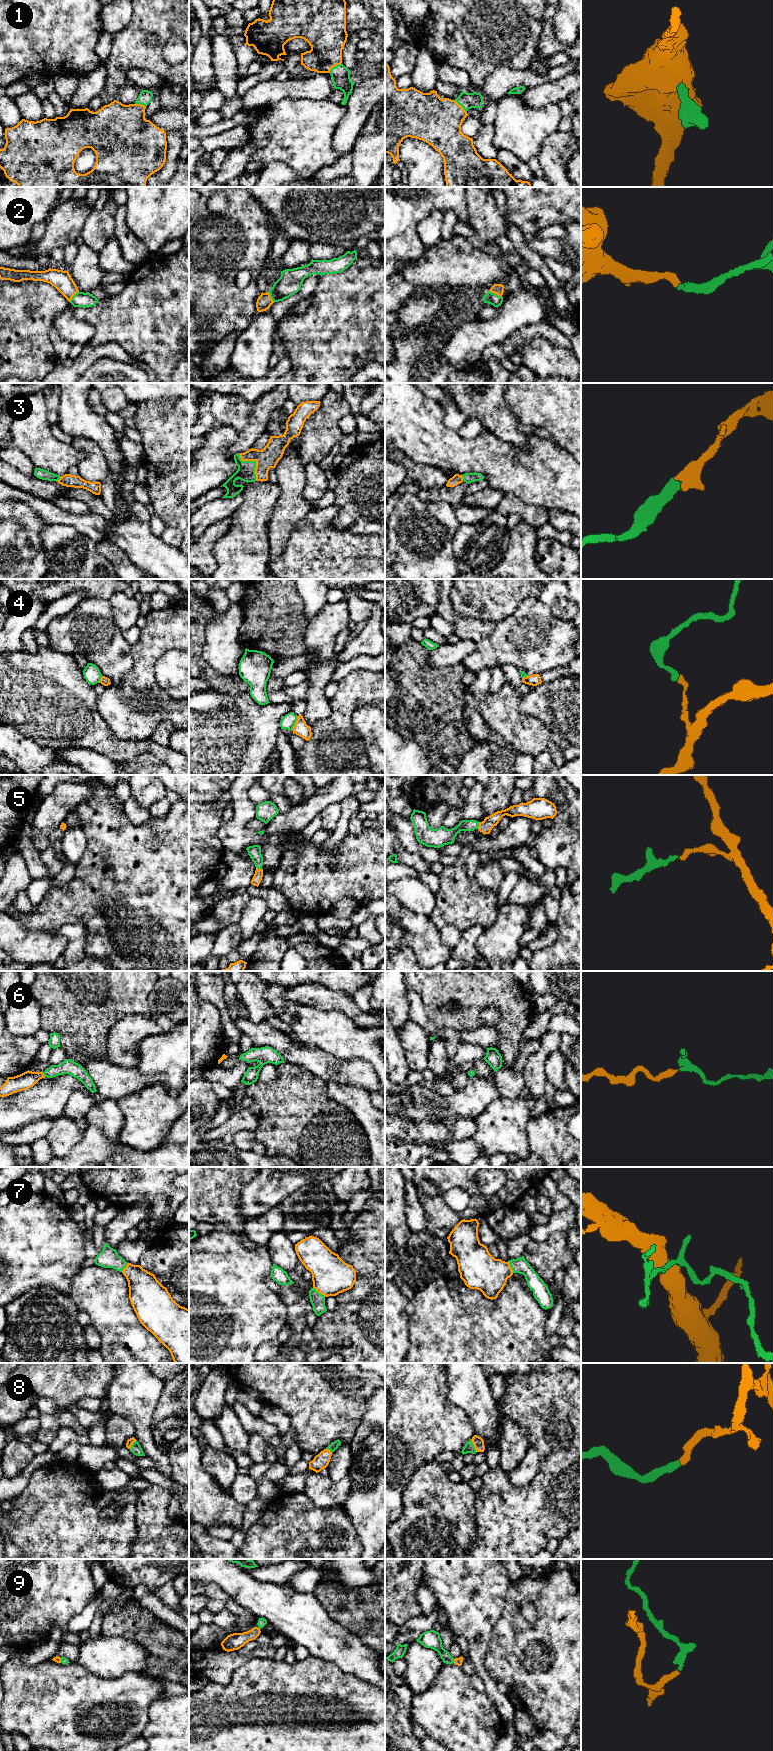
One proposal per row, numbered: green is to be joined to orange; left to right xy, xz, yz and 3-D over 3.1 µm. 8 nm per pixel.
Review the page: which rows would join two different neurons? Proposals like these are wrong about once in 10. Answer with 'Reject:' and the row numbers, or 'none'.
Reject: 4

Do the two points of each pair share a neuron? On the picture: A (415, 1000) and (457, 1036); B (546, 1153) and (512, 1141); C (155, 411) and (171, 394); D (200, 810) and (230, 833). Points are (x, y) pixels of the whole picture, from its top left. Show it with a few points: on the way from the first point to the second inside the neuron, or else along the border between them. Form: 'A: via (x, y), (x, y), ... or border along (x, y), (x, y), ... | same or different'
A: via (417, 1013), (434, 1031), (444, 1034) | same
B: border along (527, 1125), (529, 1156) | different
C: border along (178, 398), (174, 401), (141, 400) | different
D: border along (221, 823), (218, 829), (218, 839), (224, 848) | different

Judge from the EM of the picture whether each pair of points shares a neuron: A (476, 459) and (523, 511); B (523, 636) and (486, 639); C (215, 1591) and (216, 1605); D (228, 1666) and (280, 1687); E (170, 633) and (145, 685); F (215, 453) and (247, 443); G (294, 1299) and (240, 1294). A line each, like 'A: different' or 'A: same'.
A: different
B: same
C: different
D: different
E: same
F: different
G: different

